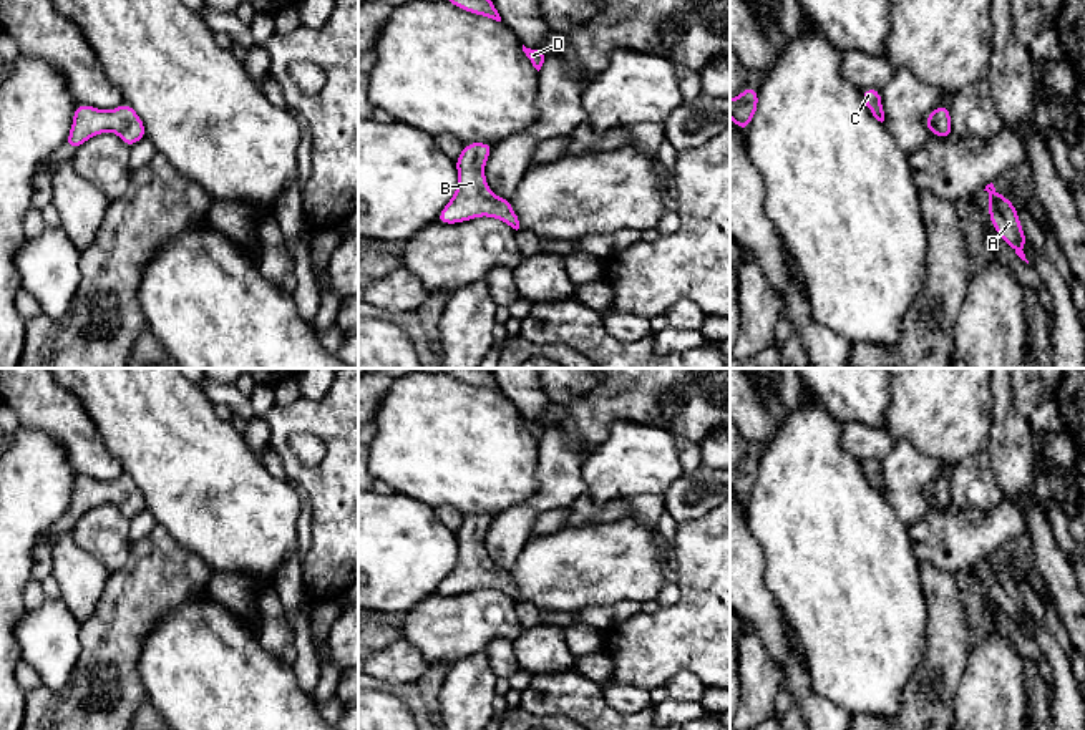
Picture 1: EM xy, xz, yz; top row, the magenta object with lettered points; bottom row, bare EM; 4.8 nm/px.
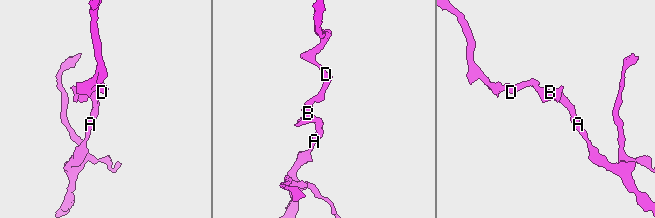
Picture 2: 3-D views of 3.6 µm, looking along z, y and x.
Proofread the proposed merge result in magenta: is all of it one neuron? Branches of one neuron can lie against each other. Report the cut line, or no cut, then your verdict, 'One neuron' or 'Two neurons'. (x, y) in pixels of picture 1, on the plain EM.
No split. One neuron

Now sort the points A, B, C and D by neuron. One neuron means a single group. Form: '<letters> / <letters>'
A B C D

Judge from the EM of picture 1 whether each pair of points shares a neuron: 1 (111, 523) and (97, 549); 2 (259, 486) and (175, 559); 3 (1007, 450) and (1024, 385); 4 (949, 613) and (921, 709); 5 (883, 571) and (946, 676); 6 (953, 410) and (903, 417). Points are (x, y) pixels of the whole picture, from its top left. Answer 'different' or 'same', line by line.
1: same
2: different
3: different
4: same
5: different
6: same

